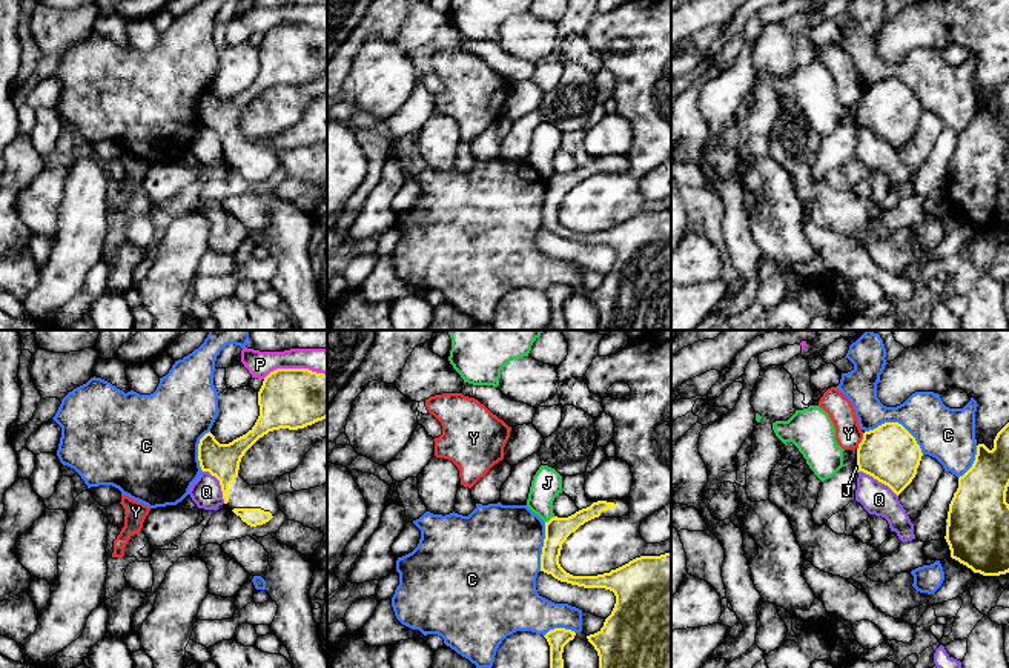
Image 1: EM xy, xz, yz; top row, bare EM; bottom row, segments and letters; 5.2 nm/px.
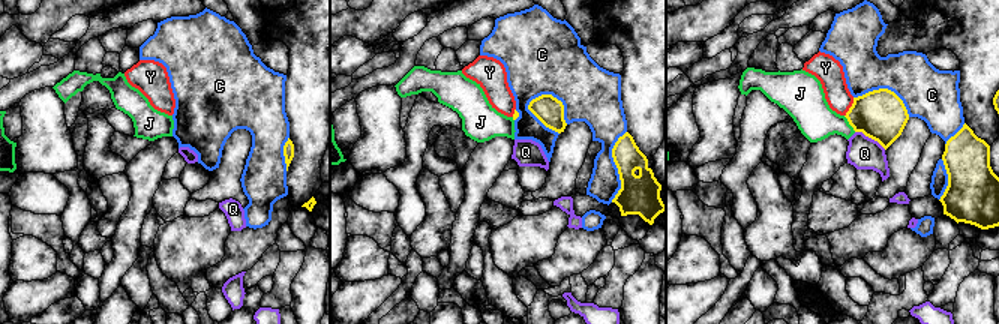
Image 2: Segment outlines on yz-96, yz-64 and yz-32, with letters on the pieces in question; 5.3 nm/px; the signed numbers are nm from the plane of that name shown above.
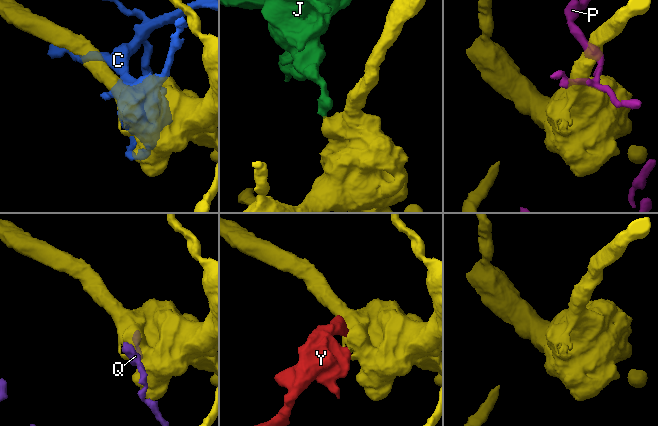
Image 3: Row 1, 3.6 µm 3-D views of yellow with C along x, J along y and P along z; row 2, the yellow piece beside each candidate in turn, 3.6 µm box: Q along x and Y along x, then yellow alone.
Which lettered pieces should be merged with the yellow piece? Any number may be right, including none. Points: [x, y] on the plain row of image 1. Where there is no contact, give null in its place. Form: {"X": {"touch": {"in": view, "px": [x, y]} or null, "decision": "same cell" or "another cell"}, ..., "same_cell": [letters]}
{"C": {"touch": {"in": "yz", "px": [897, 79]}, "decision": "another cell"}, "J": {"touch": {"in": "xz", "px": [550, 175]}, "decision": "another cell"}, "P": {"touch": {"in": "xy", "px": [294, 25]}, "decision": "another cell"}, "Q": {"touch": {"in": "xy", "px": [220, 140]}, "decision": "another cell"}, "Y": {"touch": {"in": "yz", "px": [862, 97]}, "decision": "another cell"}, "same_cell": []}

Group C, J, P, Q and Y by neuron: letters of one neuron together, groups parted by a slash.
C / J / P / Q / Y

